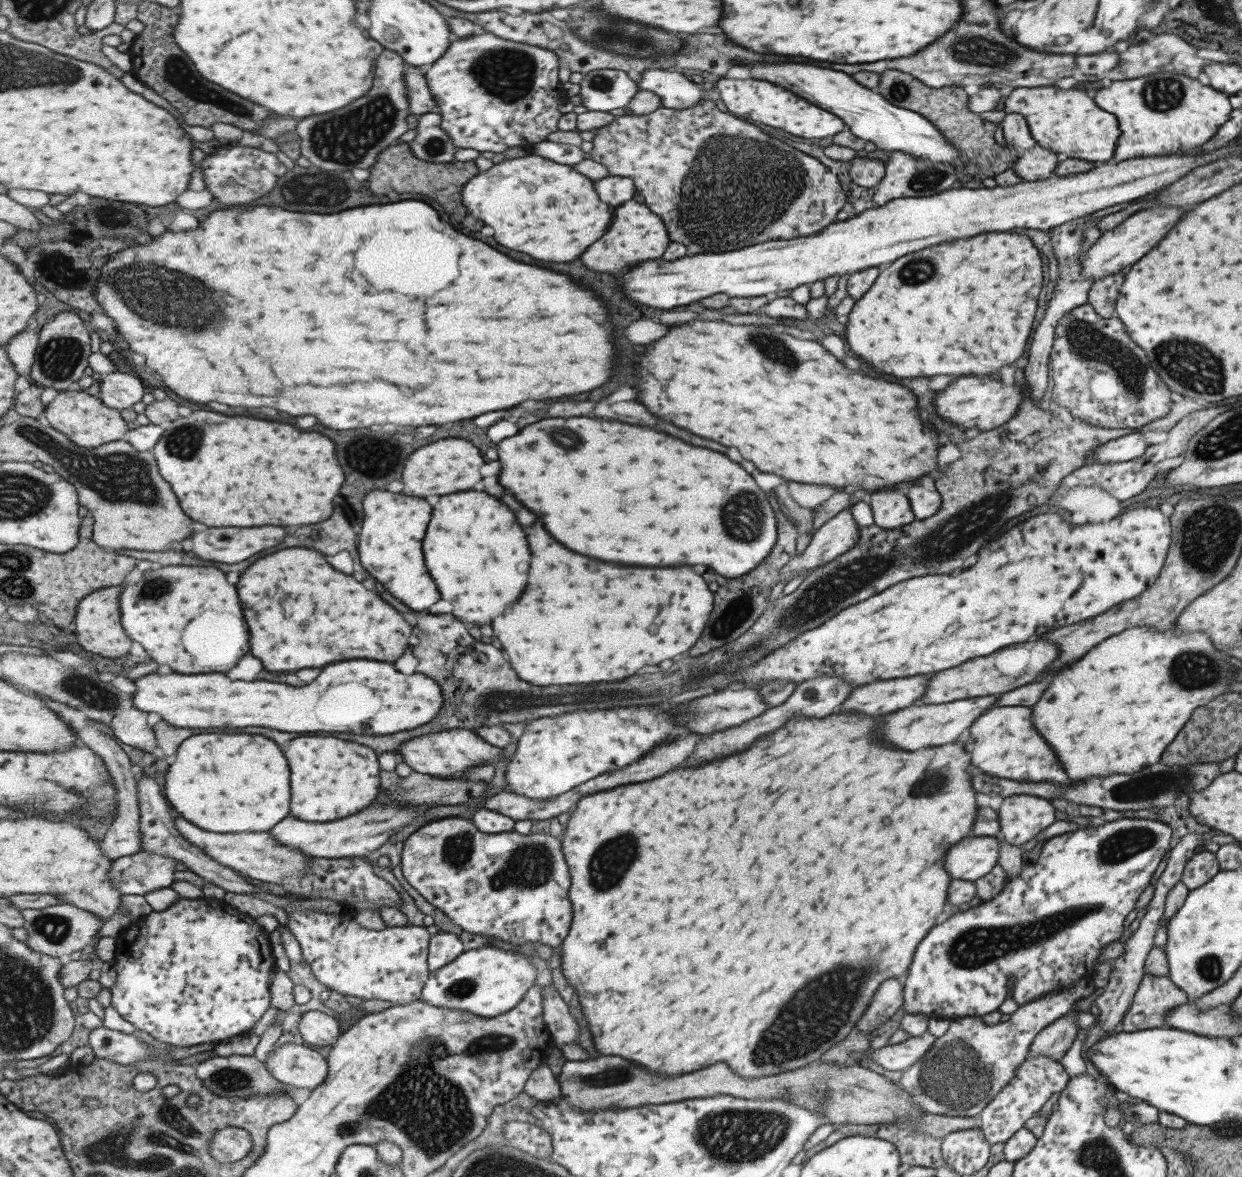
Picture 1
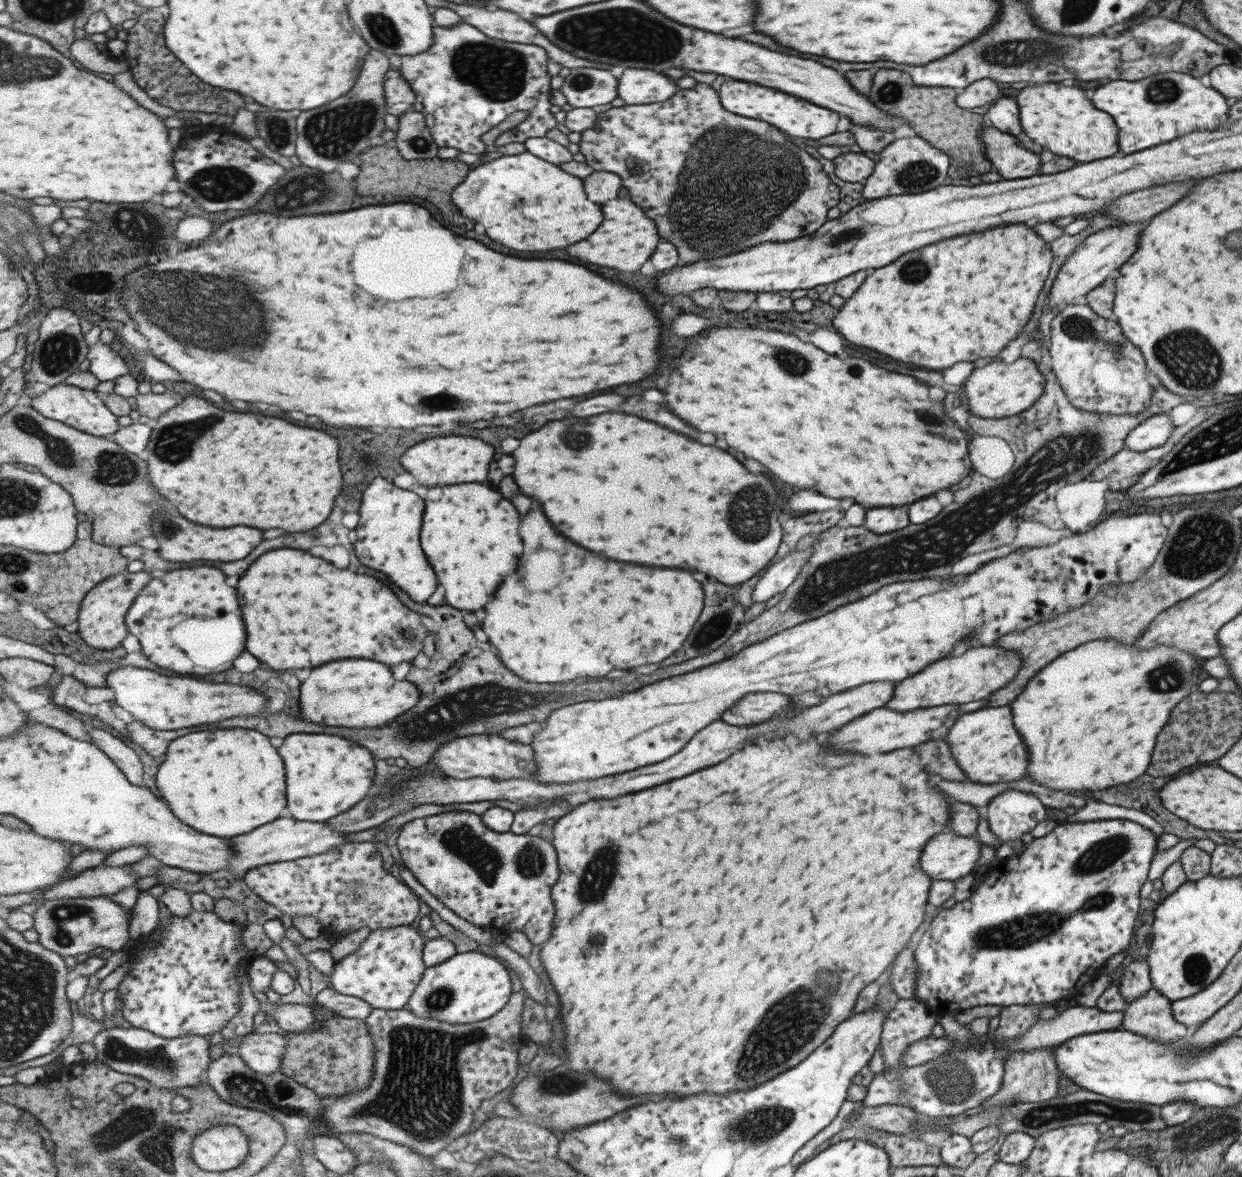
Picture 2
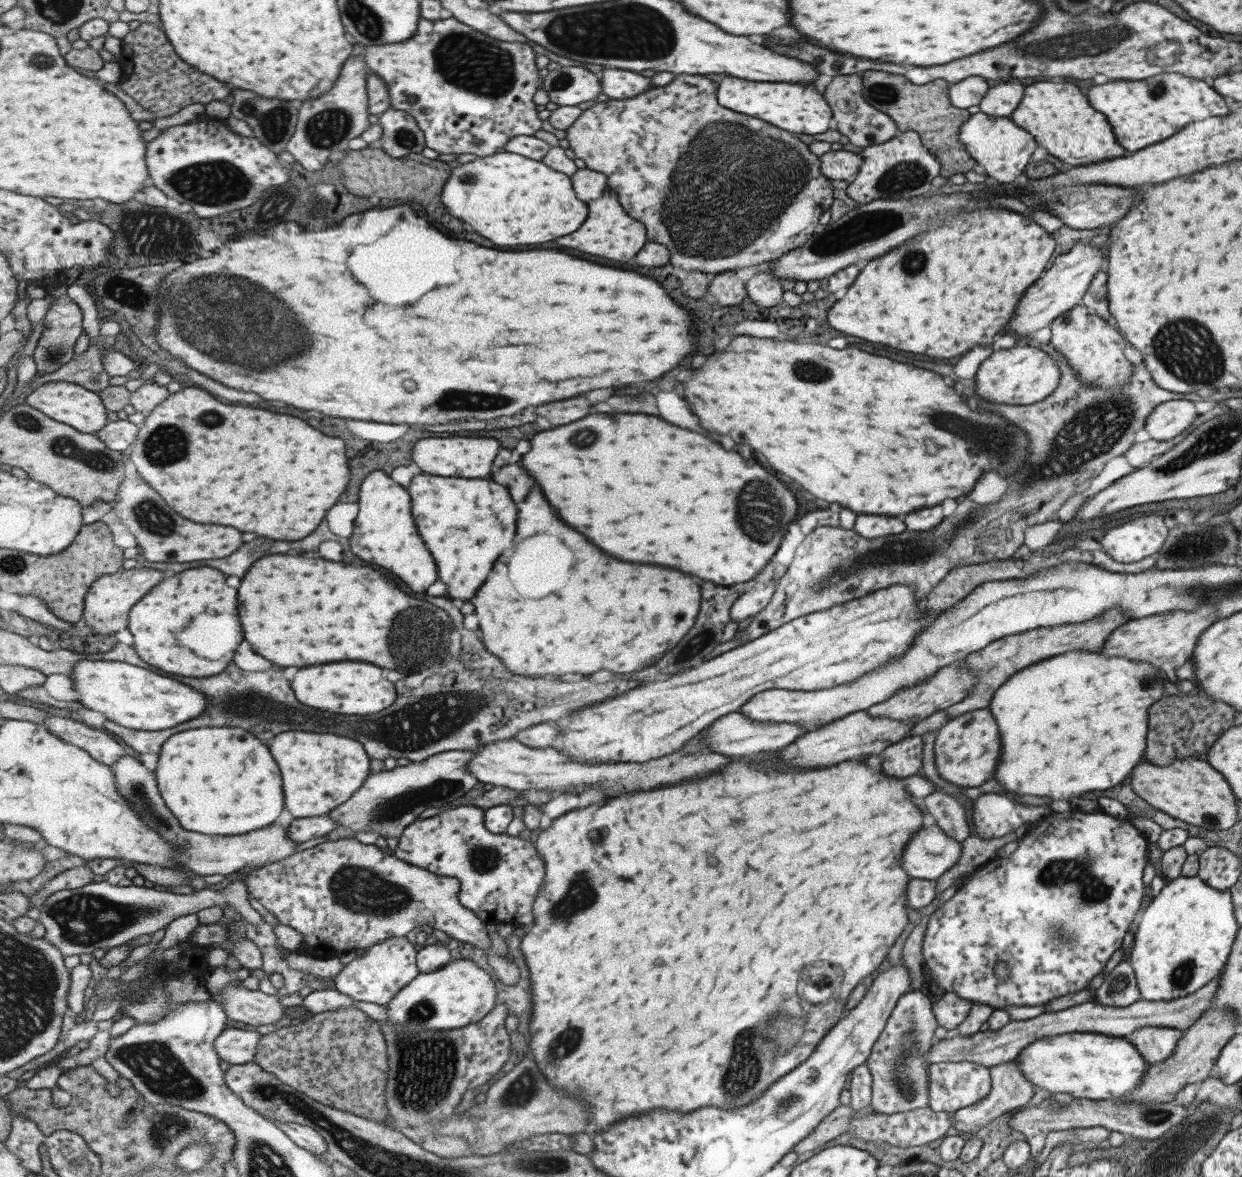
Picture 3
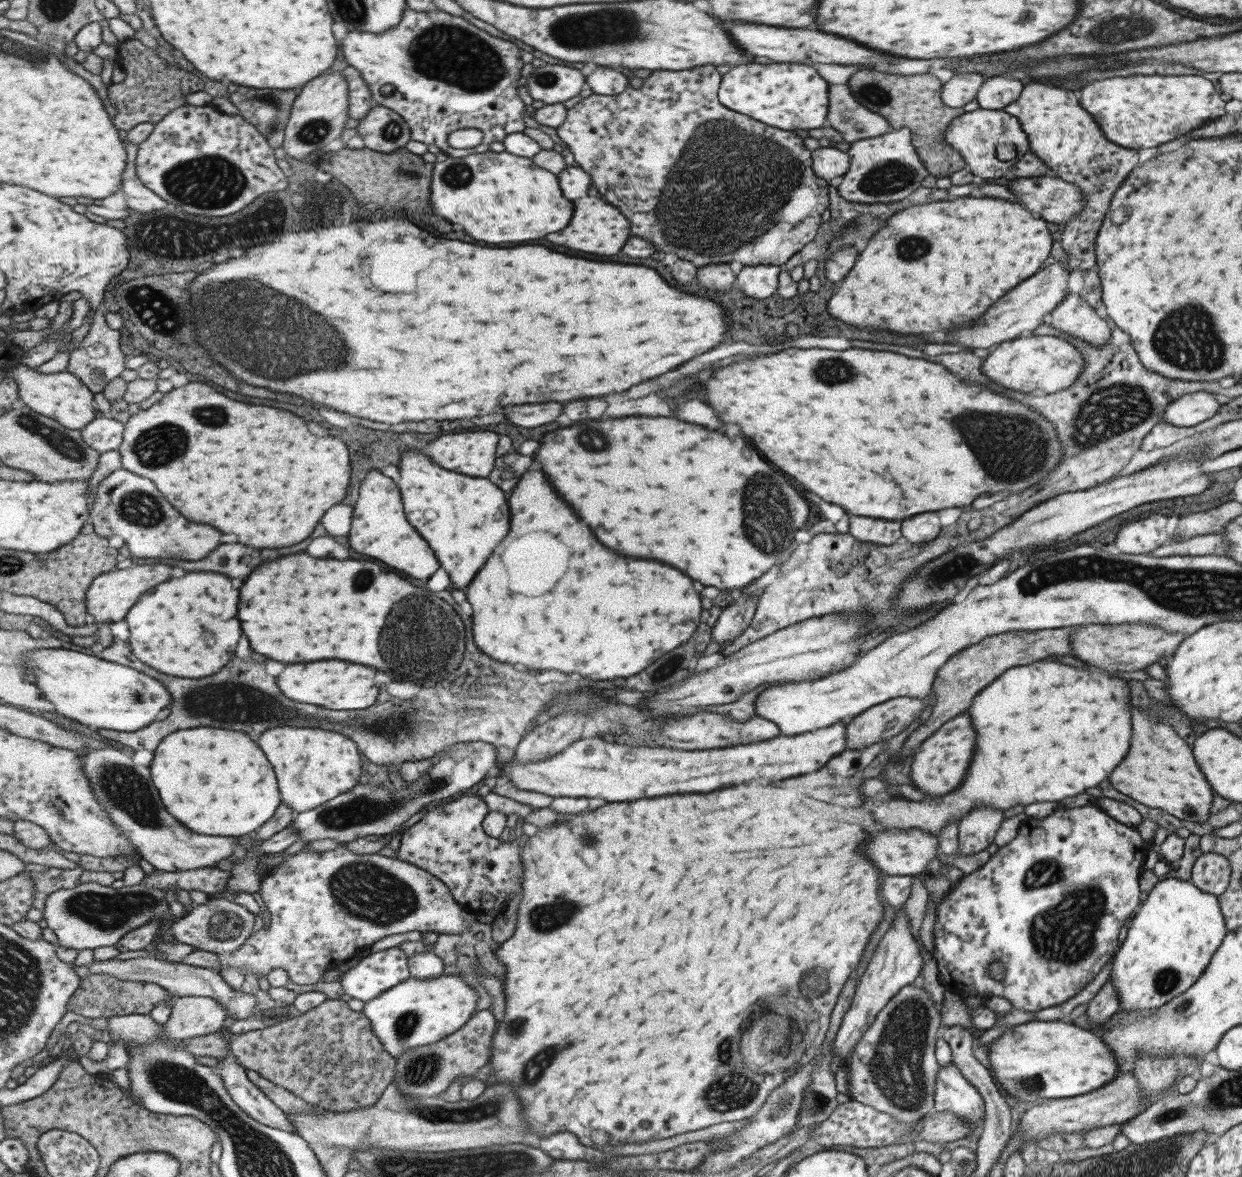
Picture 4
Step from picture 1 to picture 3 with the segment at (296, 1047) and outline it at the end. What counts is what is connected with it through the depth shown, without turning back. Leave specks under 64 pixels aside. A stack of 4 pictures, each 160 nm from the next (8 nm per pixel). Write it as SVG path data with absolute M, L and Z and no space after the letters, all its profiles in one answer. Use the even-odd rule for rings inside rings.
M230 1027L215 1039L214 1045L220 1059L231 1065L255 1063L257 1047L262 1036L256 1031Z

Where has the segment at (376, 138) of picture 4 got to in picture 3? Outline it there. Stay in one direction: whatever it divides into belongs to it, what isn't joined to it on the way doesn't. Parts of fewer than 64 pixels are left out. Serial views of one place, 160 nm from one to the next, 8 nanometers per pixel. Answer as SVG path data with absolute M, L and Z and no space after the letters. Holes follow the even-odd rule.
M391 110L379 116L378 124L382 127L382 150L393 159L420 154L427 148L425 133L411 114L404 110Z

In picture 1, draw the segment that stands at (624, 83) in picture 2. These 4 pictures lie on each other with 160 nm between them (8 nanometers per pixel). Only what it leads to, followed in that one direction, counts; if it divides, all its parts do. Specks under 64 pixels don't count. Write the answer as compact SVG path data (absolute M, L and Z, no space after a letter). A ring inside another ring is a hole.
M647 69L639 78L640 90L650 90L662 98L662 106L683 110L702 103L707 96L698 79L667 69Z

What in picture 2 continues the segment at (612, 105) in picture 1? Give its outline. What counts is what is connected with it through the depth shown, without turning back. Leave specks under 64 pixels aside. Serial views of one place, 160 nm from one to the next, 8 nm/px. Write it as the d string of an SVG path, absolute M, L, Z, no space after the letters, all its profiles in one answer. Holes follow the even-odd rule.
M599 68L570 69L559 89L566 102L575 108L593 108L609 104L618 96L619 79L609 70Z

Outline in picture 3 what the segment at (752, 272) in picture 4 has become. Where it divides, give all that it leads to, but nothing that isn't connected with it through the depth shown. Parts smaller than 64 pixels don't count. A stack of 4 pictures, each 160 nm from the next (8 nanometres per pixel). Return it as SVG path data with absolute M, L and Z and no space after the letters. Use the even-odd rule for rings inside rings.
M759 269L748 279L745 283L745 292L745 296L763 308L769 308L769 306L783 302L778 278L767 269Z

